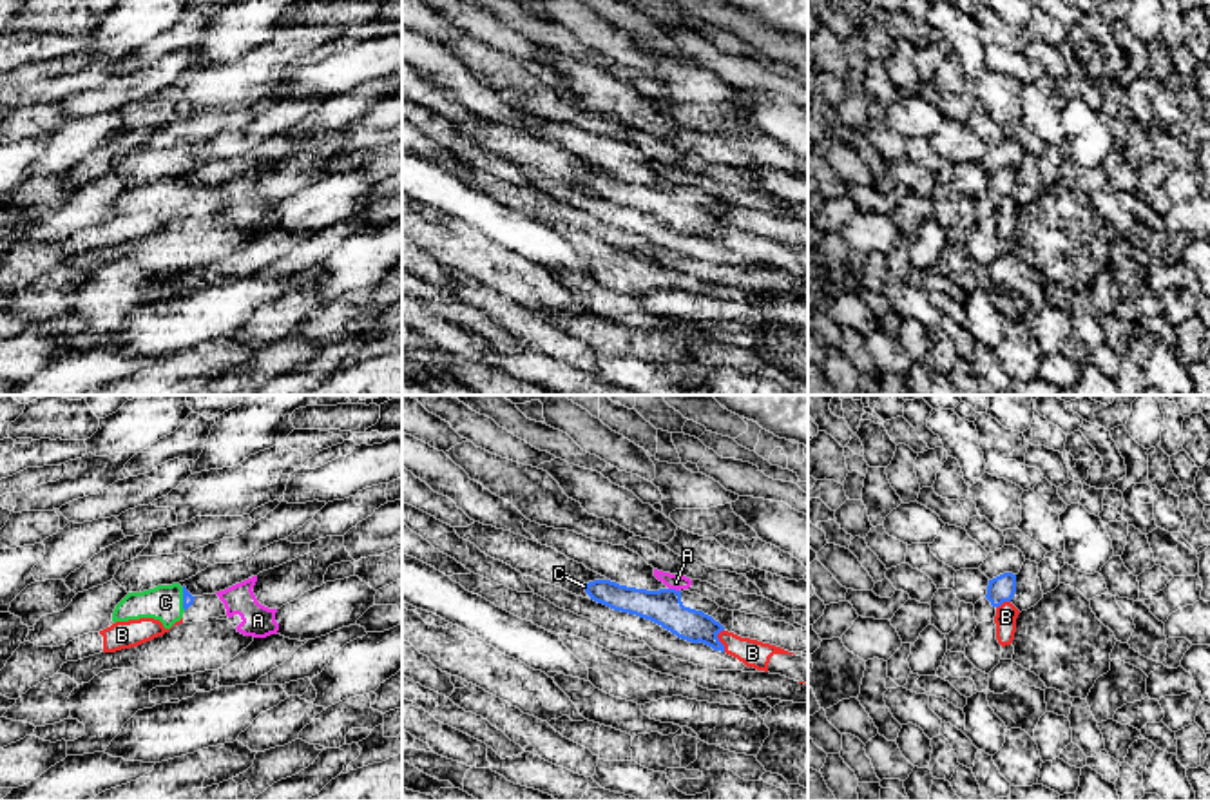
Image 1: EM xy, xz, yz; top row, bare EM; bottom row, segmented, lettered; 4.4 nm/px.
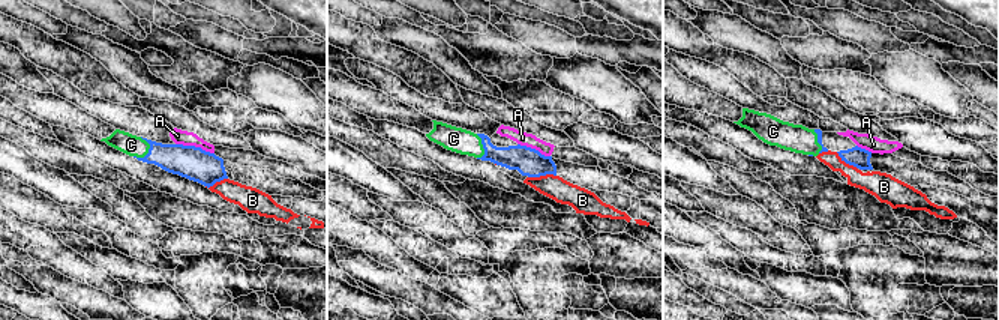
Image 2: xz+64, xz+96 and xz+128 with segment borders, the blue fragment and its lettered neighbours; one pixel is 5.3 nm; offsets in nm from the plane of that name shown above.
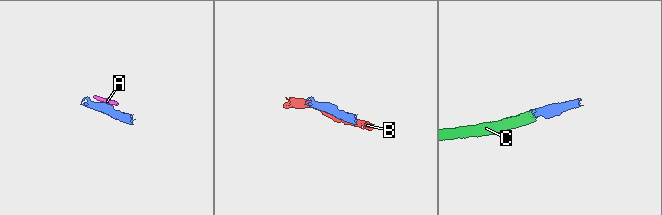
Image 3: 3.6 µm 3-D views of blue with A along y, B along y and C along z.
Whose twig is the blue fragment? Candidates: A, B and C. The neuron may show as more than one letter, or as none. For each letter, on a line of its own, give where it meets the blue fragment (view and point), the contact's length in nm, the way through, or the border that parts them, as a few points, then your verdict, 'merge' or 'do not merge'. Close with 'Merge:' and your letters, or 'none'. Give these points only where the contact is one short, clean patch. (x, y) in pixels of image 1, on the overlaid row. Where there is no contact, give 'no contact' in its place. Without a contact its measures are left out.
A: meets blue in xz at (674, 589); contact 50 nm long; border along xz (669, 588), (678, 591); do not merge
B: meets blue in xz at (718, 640); contact 110 nm long; do not merge
C: meets blue in xy at (183, 598); contact 110 nm long; runs through xy (187, 598), (183, 598), (165, 602); merge
Merge: C

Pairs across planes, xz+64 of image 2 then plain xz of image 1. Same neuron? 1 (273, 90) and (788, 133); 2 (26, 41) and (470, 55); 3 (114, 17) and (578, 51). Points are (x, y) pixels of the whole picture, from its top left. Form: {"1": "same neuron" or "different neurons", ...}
{"1": "same neuron", "2": "same neuron", "3": "different neurons"}

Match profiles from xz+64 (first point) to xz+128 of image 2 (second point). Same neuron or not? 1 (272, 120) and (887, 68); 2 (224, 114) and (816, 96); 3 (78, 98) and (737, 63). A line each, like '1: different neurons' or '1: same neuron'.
1: different neurons
2: different neurons
3: different neurons

